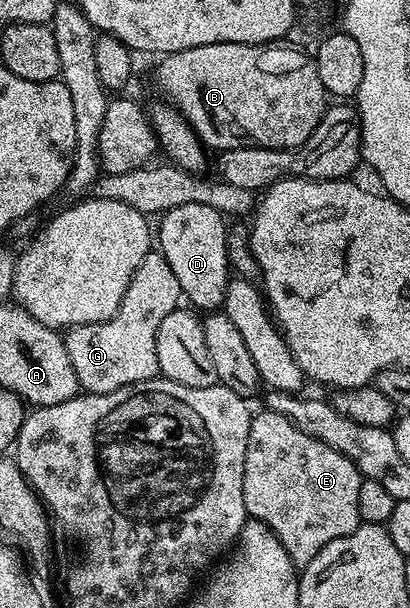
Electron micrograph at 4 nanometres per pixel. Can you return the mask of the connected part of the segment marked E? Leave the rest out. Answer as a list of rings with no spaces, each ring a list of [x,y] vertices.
[[[271,411],[257,412],[250,423],[242,499],[253,521],[266,523],[286,547],[293,565],[303,567],[334,539],[350,535],[362,523],[358,511],[361,475],[356,464],[326,443],[306,435],[290,419]]]

